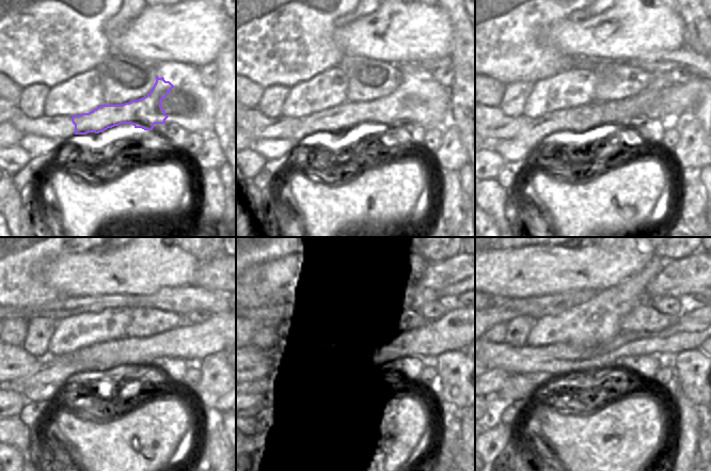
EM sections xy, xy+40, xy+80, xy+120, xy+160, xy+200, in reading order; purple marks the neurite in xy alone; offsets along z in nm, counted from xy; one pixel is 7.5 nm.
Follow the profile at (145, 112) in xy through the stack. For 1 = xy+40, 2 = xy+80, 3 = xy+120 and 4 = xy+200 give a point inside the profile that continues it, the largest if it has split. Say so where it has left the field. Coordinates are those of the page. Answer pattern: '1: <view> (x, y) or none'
1: xy+40 (383, 112)
2: xy+80 (678, 101)
3: xy+120 (194, 342)
4: xy+200 (692, 328)

